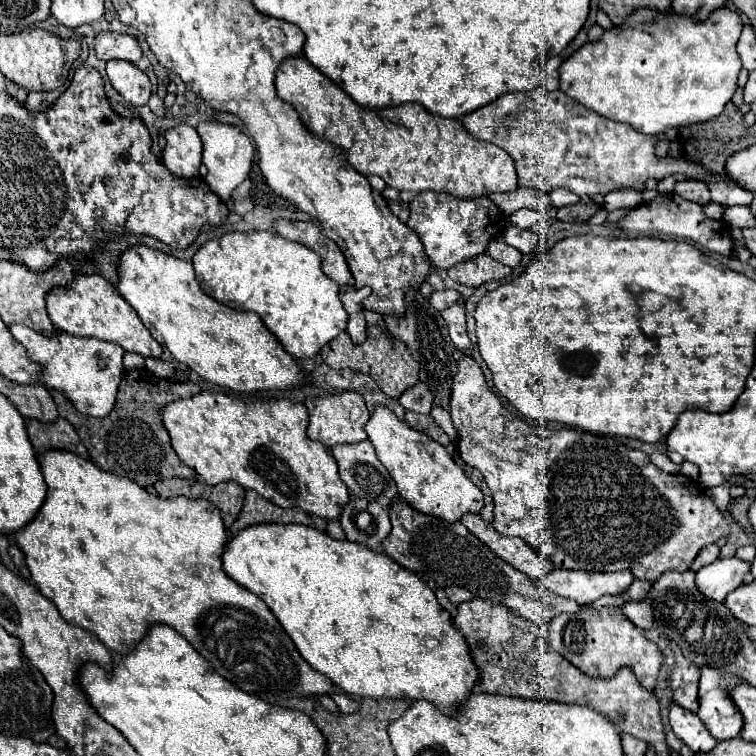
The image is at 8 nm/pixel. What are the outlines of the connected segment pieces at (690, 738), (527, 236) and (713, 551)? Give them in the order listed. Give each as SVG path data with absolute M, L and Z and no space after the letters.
M672 703L670 707L670 721L674 735L682 739L694 753L706 753L718 743L706 729L706 725L696 717L696 713L690 713L676 703Z
M510 225L508 229L506 229L506 233L504 233L504 241L508 243L508 245L512 245L512 247L516 247L520 253L530 253L536 245L538 245L538 241L540 241L540 237L532 231L532 229L520 229L520 227L516 227L516 225Z
M716 543L706 545L706 547L696 555L696 559L694 559L694 563L692 563L692 571L698 571L698 569L702 569L704 565L716 561L716 559L718 559L718 551L720 551L720 549L718 549Z

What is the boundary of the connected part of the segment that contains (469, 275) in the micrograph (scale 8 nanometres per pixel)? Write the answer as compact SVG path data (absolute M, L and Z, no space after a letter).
M482 253L482 255L476 255L472 259L466 259L454 267L450 267L448 271L448 277L462 283L462 285L468 285L468 287L480 287L488 281L494 281L494 279L504 279L512 273L510 267L494 261L490 255Z

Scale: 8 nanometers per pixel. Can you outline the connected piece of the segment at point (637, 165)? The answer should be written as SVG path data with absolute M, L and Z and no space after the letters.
M538 85L532 91L506 93L498 97L496 101L488 103L486 107L480 107L474 113L468 113L460 121L472 137L498 145L514 159L520 187L532 187L544 193L550 193L552 189L558 189L558 187L566 187L574 191L578 197L584 197L584 195L594 197L594 195L606 195L622 187L642 191L644 181L650 177L662 179L666 175L676 175L676 173L684 177L694 177L694 179L706 177L704 169L668 169L668 159L660 159L654 153L654 147L658 143L656 135L644 135L626 123L606 119L586 109L584 105L580 105L578 101L574 101L560 89L548 91L544 85Z

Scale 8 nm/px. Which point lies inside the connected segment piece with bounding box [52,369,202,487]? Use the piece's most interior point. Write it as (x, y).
(132, 442)

